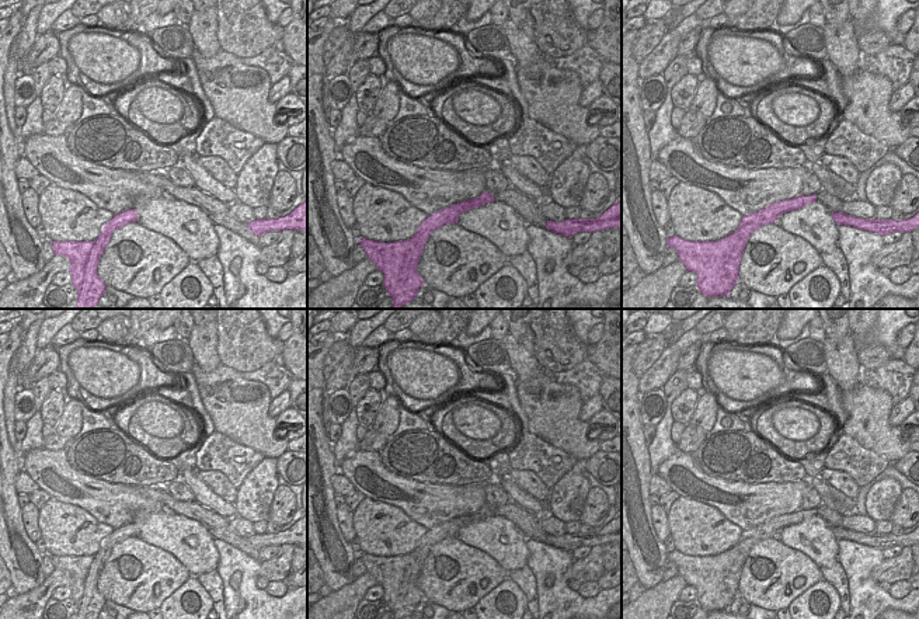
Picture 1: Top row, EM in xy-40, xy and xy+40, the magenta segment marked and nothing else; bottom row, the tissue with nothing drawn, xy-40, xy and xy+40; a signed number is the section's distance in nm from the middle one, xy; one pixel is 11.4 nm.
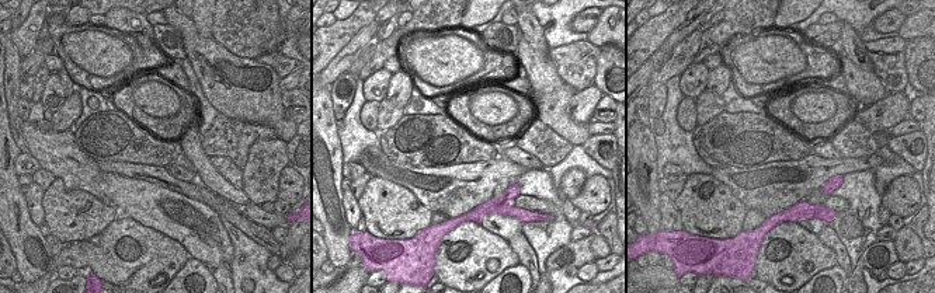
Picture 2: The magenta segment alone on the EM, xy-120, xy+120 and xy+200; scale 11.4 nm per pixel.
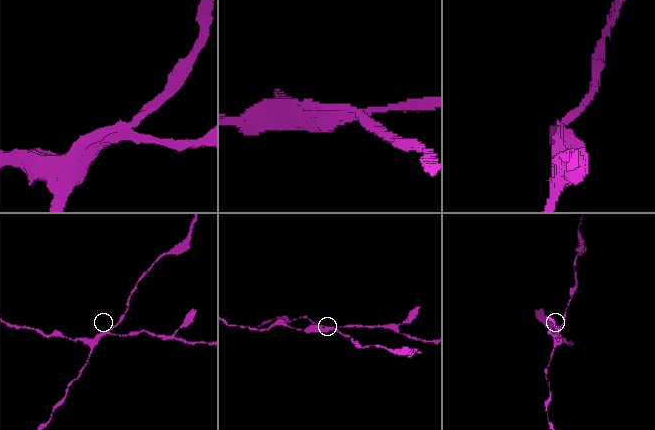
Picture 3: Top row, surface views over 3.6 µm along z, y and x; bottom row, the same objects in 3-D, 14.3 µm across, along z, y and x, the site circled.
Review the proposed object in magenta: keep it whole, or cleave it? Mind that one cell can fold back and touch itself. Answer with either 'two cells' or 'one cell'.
two cells

